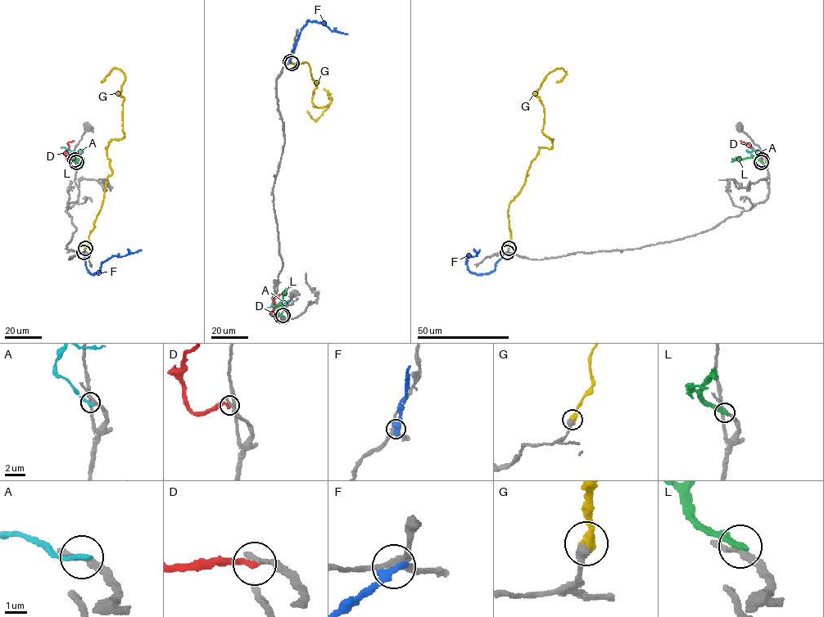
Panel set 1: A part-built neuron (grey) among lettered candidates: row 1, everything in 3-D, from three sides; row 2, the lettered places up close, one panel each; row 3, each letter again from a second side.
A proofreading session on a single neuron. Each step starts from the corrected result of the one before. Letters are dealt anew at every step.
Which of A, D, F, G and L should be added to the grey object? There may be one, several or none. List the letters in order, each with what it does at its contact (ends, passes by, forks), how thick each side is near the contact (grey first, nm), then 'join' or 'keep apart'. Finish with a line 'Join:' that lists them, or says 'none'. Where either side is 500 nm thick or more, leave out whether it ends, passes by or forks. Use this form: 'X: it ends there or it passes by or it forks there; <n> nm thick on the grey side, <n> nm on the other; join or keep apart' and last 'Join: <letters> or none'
A: it ends there; 240 nm thick on the grey side, 280 nm on the other; keep apart
D: it ends there; 320 nm thick on the grey side, 300 nm on the other; keep apart
F: 300 nm thick on the grey side, 550 nm on the other; keep apart
G: 480 nm thick on the grey side, 500 nm on the other; join
L: it ends there; 240 nm thick on the grey side, 380 nm on the other; keep apart
Join: G

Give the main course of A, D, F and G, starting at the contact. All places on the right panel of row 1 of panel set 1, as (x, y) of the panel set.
A: (762, 162), (759, 155), (755, 150), (745, 150)
D: (762, 159), (756, 150), (740, 140)
F: (507, 252), (493, 271), (477, 275), (469, 270), (467, 258), (476, 255), (480, 249)
G: (509, 248), (510, 202), (538, 148), (552, 146), (536, 93), (562, 68), (566, 75), (556, 83)

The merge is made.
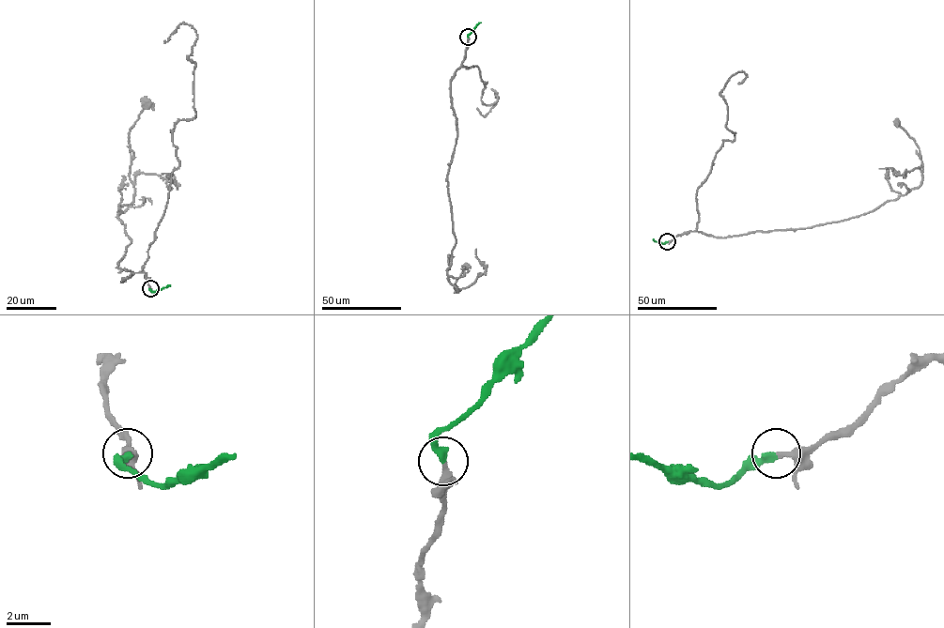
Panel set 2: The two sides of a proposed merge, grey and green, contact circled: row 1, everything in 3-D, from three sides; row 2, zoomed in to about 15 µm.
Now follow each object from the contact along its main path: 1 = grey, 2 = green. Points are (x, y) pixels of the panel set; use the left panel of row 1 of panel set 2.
1: (150, 288), (117, 268), (129, 131), (146, 103)
2: (150, 288), (155, 292), (170, 285)

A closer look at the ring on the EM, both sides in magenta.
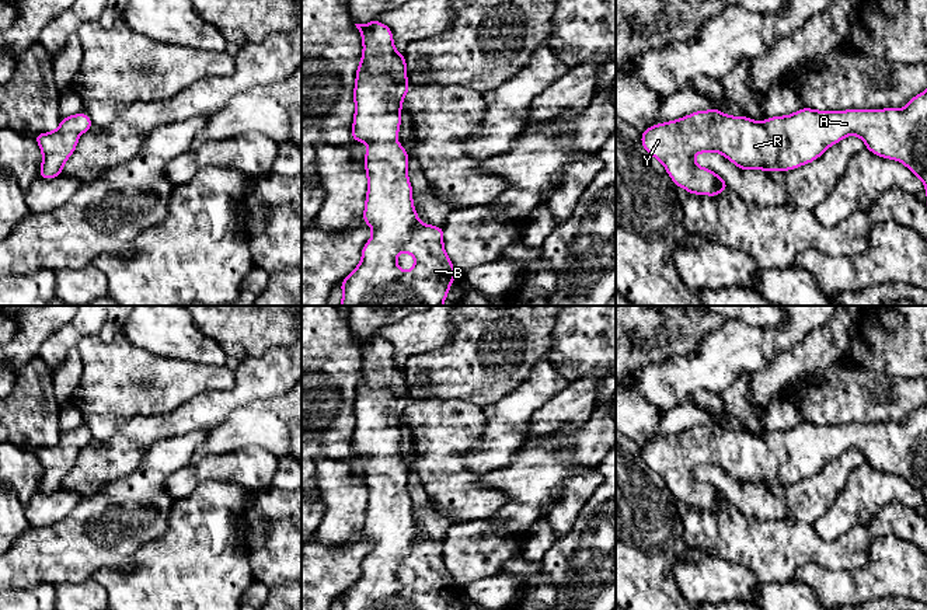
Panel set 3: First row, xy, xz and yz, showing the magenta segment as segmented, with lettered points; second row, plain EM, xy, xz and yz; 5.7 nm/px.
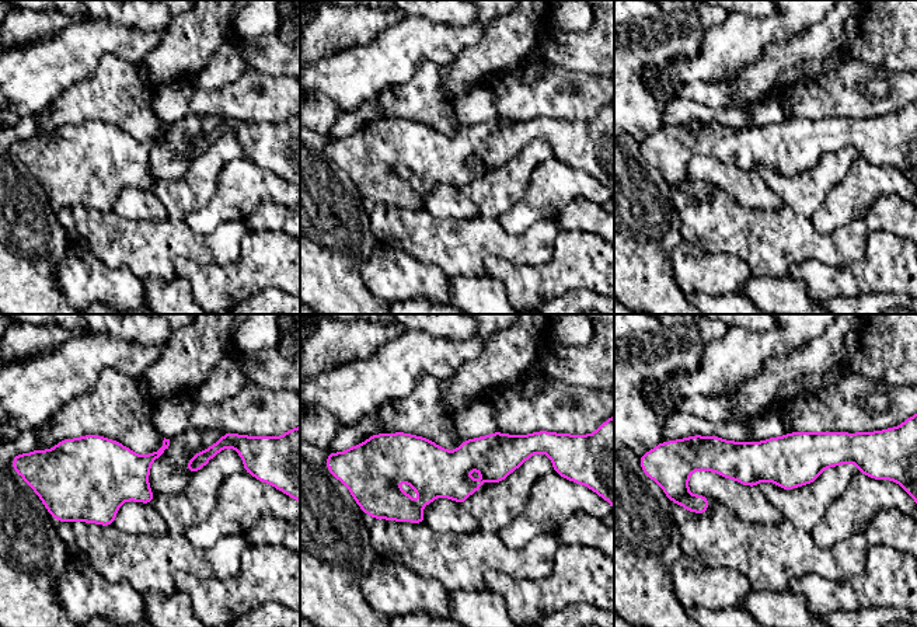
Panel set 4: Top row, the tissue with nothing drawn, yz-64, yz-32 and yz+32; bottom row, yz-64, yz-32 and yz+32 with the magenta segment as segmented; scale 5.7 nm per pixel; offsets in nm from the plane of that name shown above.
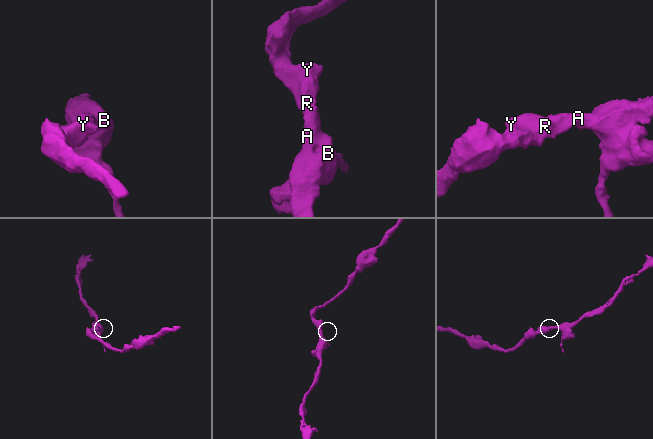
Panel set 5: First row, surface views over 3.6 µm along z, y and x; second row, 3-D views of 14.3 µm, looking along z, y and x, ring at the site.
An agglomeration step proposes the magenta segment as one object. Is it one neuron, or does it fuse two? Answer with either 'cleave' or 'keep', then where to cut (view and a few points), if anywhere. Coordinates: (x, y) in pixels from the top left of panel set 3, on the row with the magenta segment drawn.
keep; cut none

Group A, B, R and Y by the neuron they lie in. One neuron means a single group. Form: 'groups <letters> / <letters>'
groups A B R Y

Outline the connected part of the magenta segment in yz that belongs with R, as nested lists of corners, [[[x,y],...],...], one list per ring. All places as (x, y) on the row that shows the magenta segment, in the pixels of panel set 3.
[[[927,90],[913,97],[903,109],[799,109],[787,116],[766,118],[763,123],[747,116],[731,116],[718,108],[697,111],[682,119],[648,128],[641,135],[644,149],[659,160],[676,187],[689,194],[715,196],[729,188],[714,171],[696,164],[697,153],[717,151],[740,170],[788,171],[812,163],[848,135],[857,135],[878,157],[898,160],[916,174],[927,192]]]

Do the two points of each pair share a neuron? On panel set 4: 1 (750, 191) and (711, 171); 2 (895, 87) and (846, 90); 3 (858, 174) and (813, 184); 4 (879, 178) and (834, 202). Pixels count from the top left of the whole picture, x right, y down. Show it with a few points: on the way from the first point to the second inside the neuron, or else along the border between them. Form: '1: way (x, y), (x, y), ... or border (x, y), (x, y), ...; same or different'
1: way (741, 184), (721, 176); same
2: way (882, 90), (858, 90); same
3: border (858, 157), (823, 202); different
4: way (868, 183), (846, 201); same

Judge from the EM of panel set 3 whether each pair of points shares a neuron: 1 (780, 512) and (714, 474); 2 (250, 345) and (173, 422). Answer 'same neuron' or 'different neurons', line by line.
1: same neuron
2: different neurons

